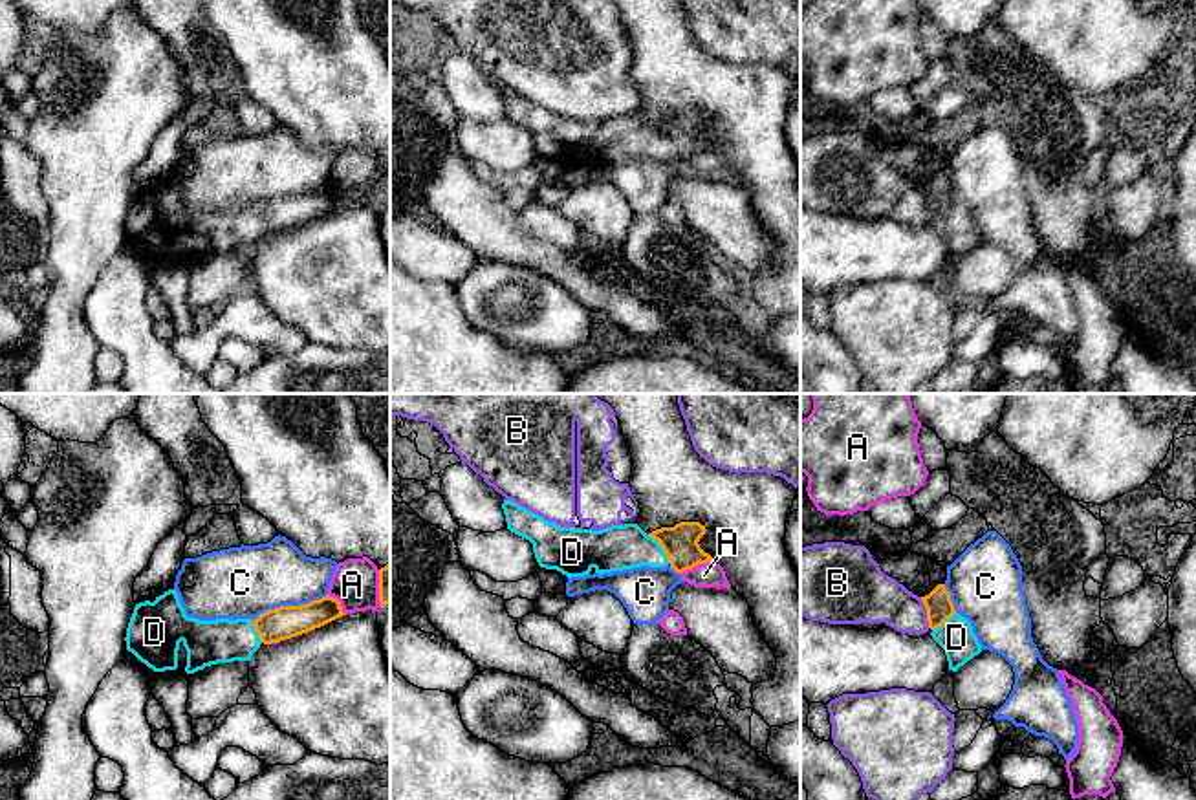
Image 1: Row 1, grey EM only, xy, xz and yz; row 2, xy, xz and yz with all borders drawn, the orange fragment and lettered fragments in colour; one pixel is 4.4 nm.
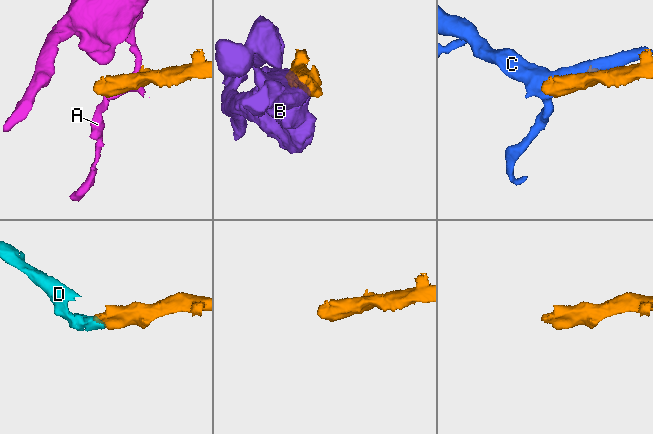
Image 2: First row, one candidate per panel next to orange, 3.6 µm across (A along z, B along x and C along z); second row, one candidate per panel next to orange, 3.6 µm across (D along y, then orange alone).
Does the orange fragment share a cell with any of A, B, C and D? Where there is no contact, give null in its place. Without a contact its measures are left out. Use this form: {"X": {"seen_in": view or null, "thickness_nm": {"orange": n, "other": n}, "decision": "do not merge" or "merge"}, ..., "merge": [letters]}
{"A": {"seen_in": "xz", "thickness_nm": {"orange": 160, "other": 110}, "decision": "do not merge"}, "B": {"seen_in": "yz", "thickness_nm": {"orange": 120, "other": 220}, "decision": "do not merge"}, "C": {"seen_in": "xy", "thickness_nm": {"orange": 140, "other": 320}, "decision": "do not merge"}, "D": {"seen_in": "xz", "thickness_nm": {"orange": 160, "other": 200}, "decision": "merge"}, "merge": ["D"]}

